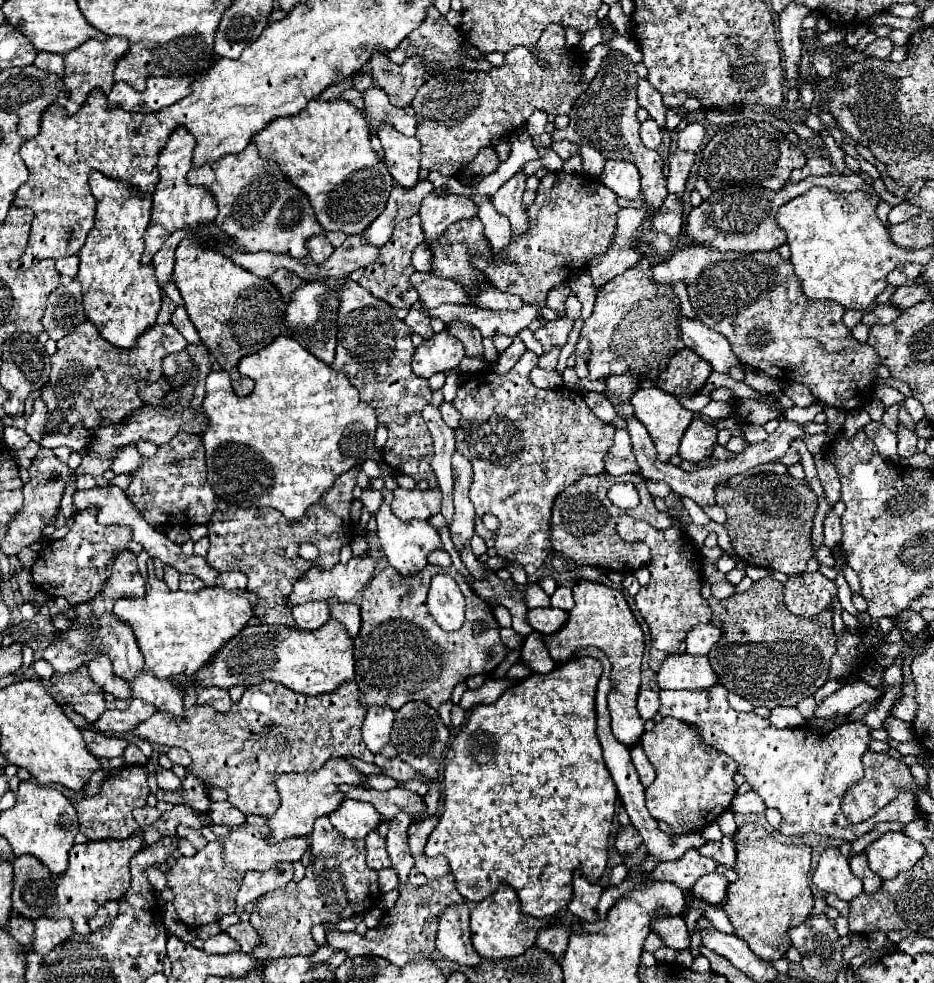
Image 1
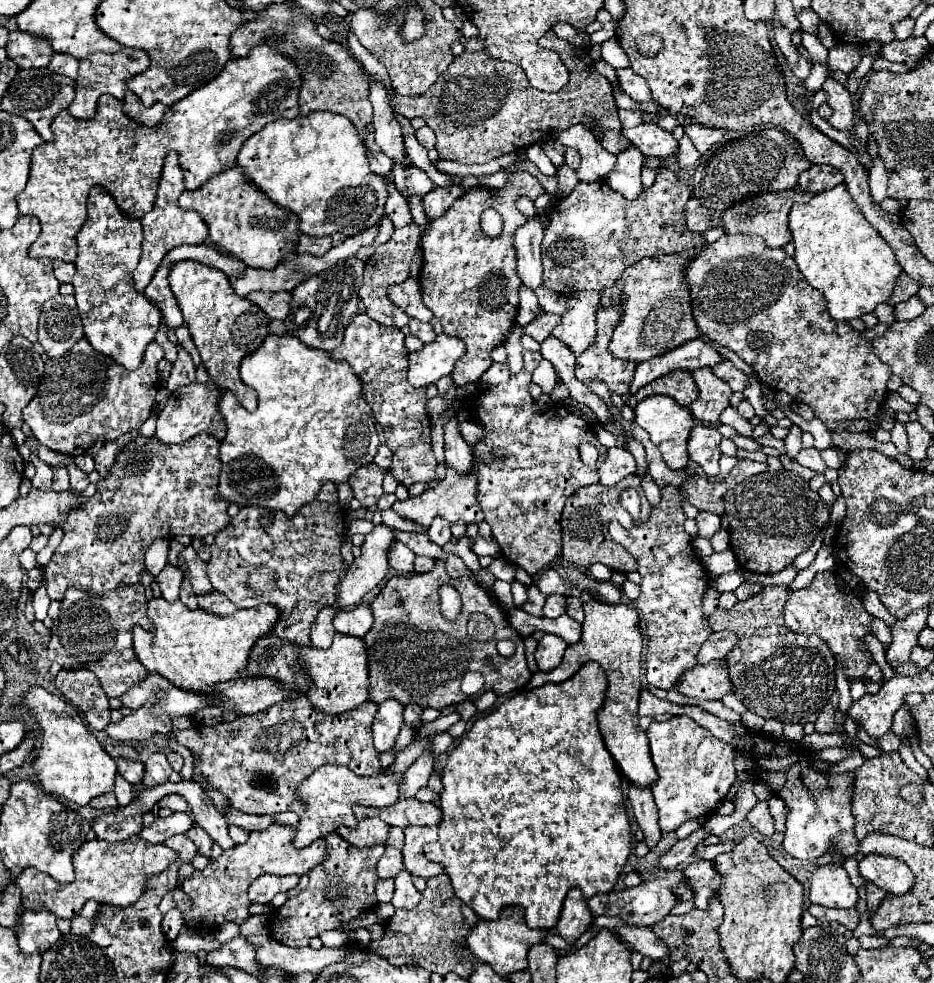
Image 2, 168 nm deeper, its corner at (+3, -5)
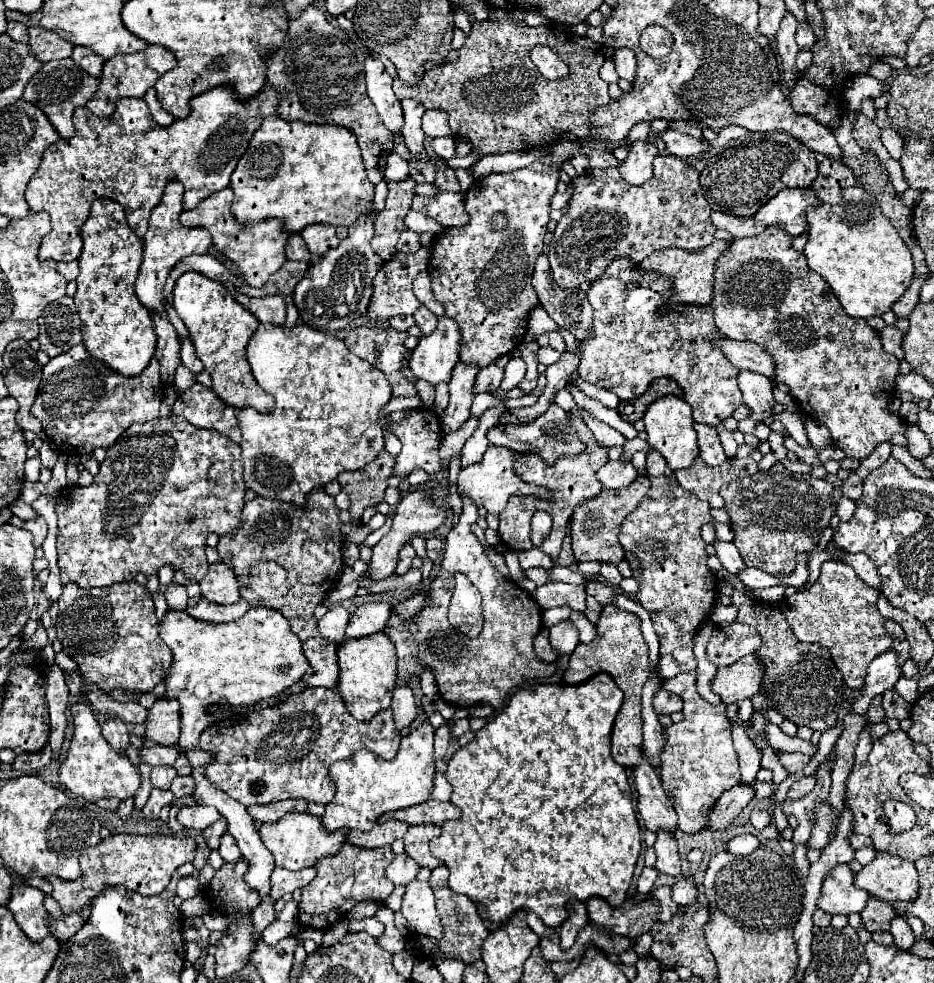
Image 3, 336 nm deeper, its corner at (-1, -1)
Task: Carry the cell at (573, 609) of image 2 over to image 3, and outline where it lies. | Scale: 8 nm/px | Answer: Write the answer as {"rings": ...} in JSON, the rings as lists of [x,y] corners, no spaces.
{"rings":[[[587,596],[587,608],[585,608],[585,616],[593,622],[593,624],[597,624],[597,620],[599,620],[599,612],[601,612],[601,604],[593,598],[593,596]]]}

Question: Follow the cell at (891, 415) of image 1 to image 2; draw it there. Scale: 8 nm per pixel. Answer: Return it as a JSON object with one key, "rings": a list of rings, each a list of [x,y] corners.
{"rings":[[[895,422],[895,428],[893,428],[893,432],[891,432],[891,442],[897,446],[899,452],[907,452],[907,450],[909,450],[909,438],[907,438],[905,424]]]}

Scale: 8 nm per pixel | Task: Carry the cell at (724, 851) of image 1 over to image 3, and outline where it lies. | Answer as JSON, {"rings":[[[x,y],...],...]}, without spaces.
{"rings":[[[693,876],[681,878],[679,882],[673,884],[673,900],[679,906],[687,906],[687,904],[695,904],[697,902],[697,884],[695,884]]]}

